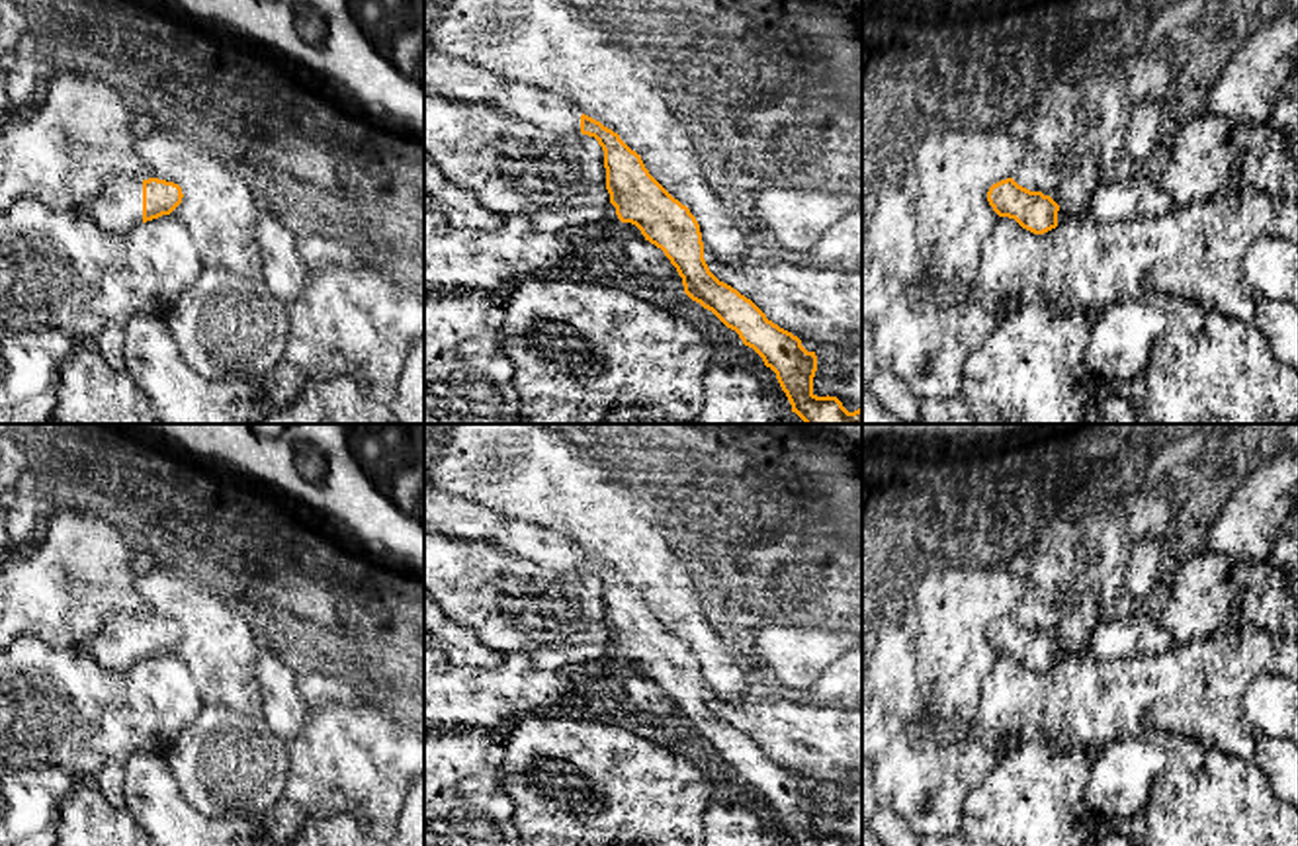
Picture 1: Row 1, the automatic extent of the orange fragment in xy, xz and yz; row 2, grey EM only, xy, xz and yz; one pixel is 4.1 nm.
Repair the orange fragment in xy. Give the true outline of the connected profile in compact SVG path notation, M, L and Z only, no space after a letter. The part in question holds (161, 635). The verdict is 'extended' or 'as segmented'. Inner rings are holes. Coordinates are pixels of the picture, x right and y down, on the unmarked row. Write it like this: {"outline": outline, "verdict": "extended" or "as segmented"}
{"outline": "M113 613L78 649L98 664L125 670L131 664L170 653L182 641L182 625L158 615Z", "verdict": "extended"}

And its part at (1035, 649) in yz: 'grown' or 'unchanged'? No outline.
unchanged

